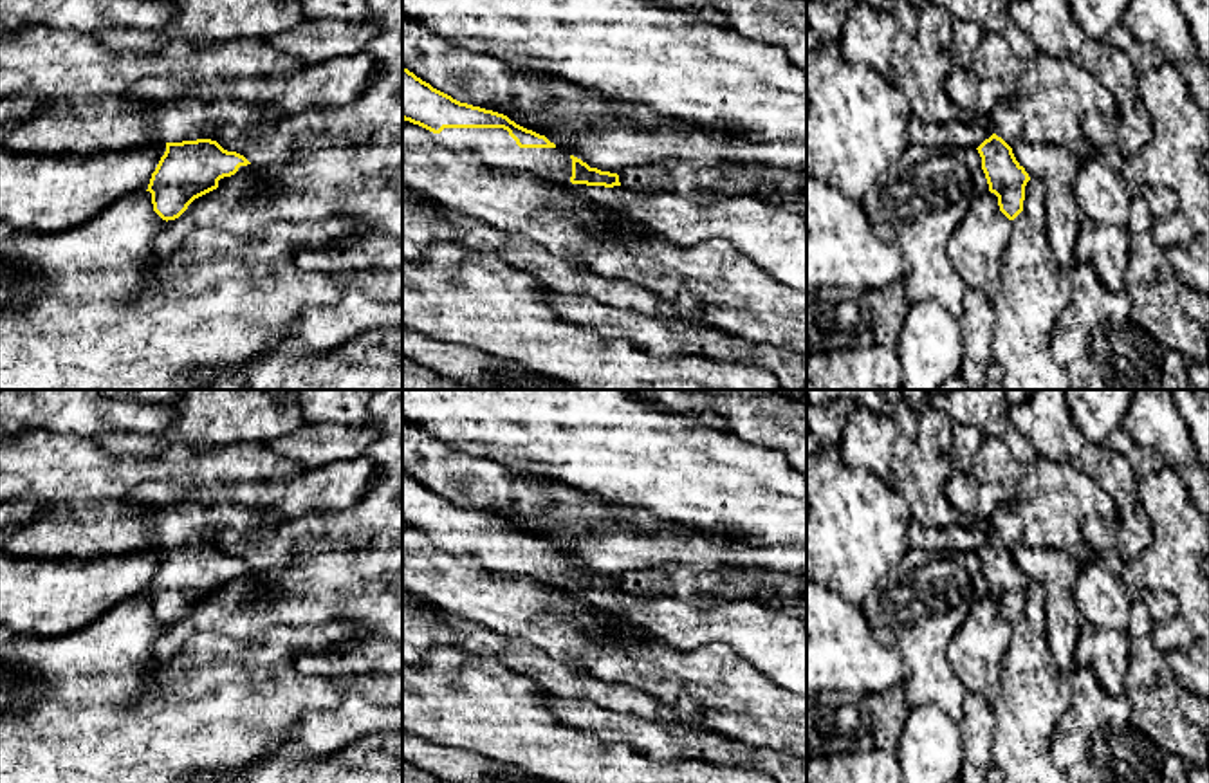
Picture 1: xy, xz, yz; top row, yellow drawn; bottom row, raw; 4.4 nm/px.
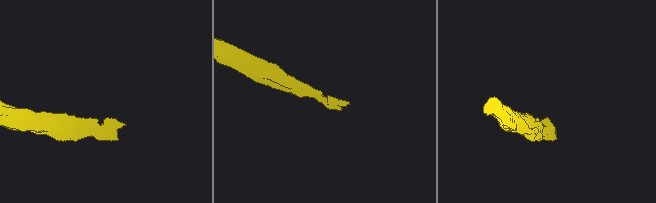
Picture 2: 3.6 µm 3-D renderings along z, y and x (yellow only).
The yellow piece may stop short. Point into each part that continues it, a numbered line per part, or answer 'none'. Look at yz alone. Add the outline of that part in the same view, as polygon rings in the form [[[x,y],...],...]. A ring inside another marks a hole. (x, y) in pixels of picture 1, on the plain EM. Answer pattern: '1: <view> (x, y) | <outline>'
1: yz (1005, 524) | [[[1014,502],[1000,503],[987,520],[992,538],[1001,541],[1011,552],[1021,547],[1023,521]]]

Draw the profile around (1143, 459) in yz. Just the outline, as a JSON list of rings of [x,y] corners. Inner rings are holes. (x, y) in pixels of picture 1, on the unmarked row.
[[[1122,428],[1112,431],[1112,435],[1104,440],[1104,446],[1122,455],[1130,462],[1137,478],[1155,473],[1166,465],[1160,453],[1137,444]]]

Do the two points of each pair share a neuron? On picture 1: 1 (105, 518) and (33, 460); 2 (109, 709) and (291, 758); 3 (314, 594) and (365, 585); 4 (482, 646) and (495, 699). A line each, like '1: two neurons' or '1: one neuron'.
1: one neuron
2: two neurons
3: one neuron
4: two neurons

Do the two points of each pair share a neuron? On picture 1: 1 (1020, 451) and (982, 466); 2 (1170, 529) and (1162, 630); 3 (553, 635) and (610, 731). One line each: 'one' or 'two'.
1: two
2: one
3: two

